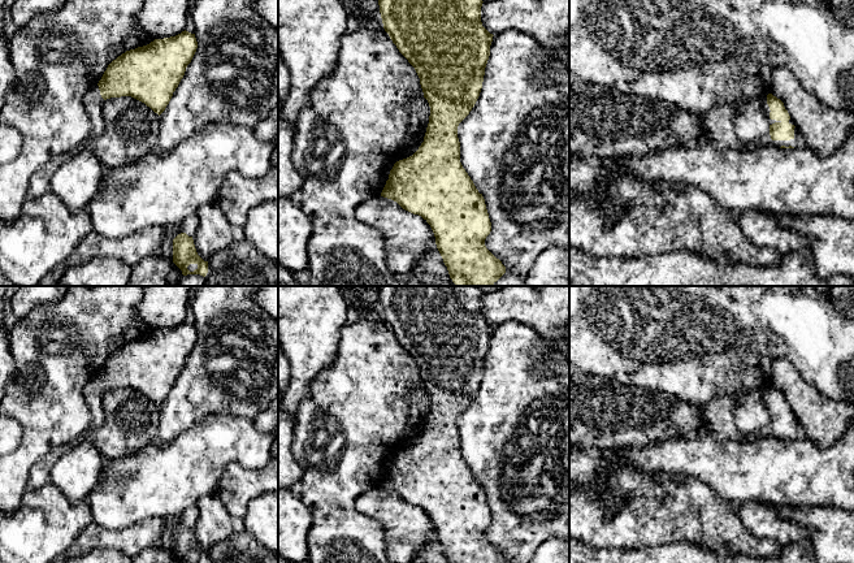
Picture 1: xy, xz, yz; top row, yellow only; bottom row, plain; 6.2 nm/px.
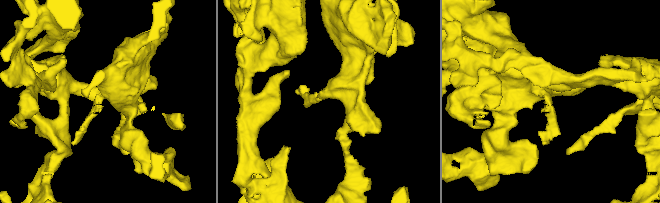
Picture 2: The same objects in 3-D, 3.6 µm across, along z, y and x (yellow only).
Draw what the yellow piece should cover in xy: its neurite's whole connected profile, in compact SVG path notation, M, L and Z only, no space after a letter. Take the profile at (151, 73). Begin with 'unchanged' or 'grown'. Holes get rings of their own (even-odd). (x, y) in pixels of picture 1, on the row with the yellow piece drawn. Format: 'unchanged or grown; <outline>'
grown; M185 30L175 36L155 39L147 46L126 51L113 60L99 83L90 87L83 96L83 107L91 120L91 140L104 131L101 107L107 99L131 96L144 103L160 116L183 78L186 68L191 62L196 48L198 42L195 34Z

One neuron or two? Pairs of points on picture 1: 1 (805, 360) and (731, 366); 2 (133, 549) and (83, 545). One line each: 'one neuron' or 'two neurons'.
1: one neuron
2: one neuron

